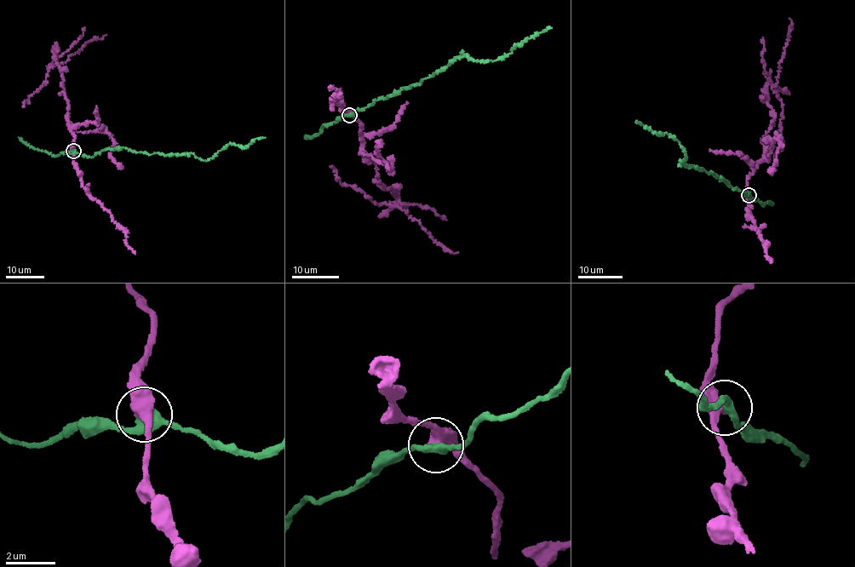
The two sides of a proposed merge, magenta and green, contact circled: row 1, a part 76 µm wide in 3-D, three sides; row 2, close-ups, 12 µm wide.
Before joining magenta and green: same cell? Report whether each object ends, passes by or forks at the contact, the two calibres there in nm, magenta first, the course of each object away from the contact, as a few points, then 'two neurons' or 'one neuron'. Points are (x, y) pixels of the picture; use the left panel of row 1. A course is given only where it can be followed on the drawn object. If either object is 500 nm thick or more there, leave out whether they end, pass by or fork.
magenta passes by; green passes by; 480 nm thick on the magenta side, 360 nm on the other; magenta runs (72, 151), (74, 134), (53, 51), (56, 46), (56, 62), (48, 70), (47, 83), (21, 107); green runs (72, 151), (89, 157), (126, 147), (166, 156), (191, 152), (207, 160), (232, 143), (244, 148), (265, 137); two neurons

